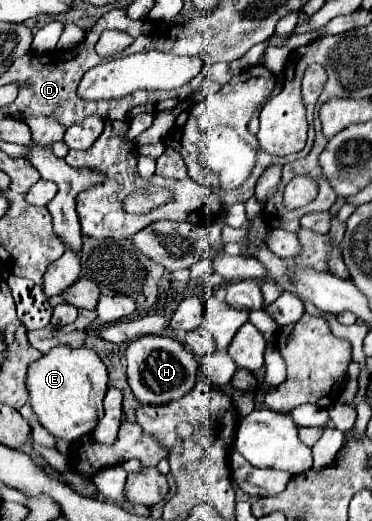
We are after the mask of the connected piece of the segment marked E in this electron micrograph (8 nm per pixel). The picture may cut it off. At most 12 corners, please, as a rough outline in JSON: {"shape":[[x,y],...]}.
{"shape":[[52,348],[24,384],[38,422],[74,442],[104,416],[108,370],[90,348]]}

